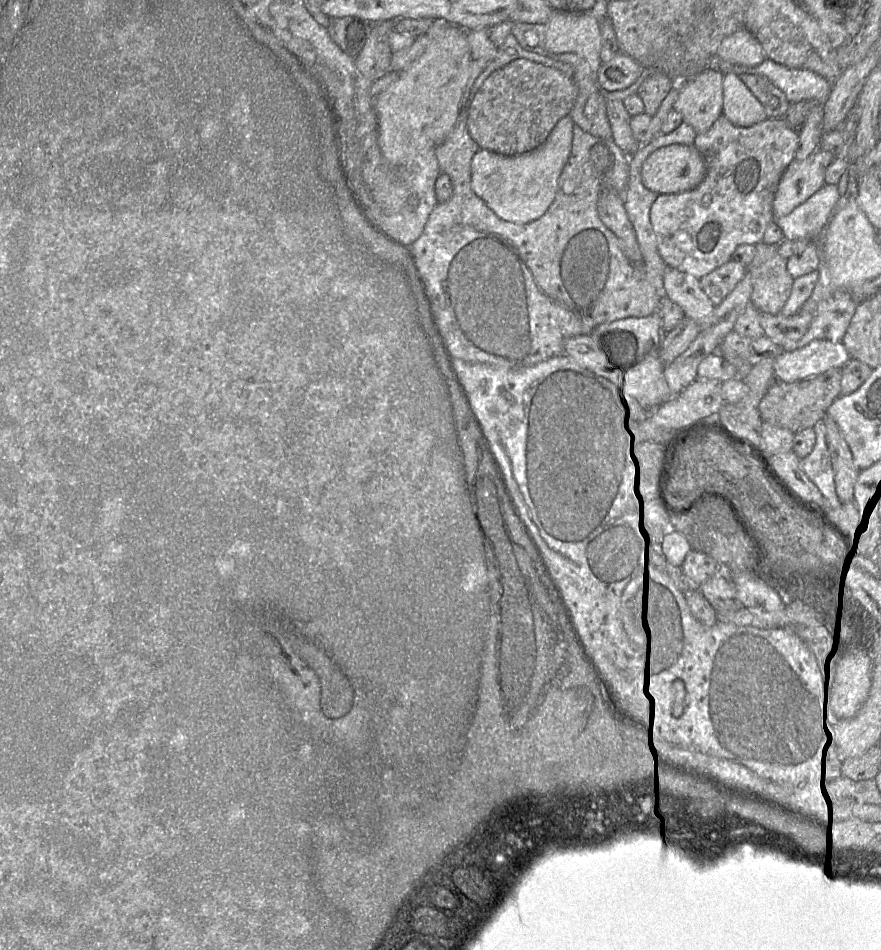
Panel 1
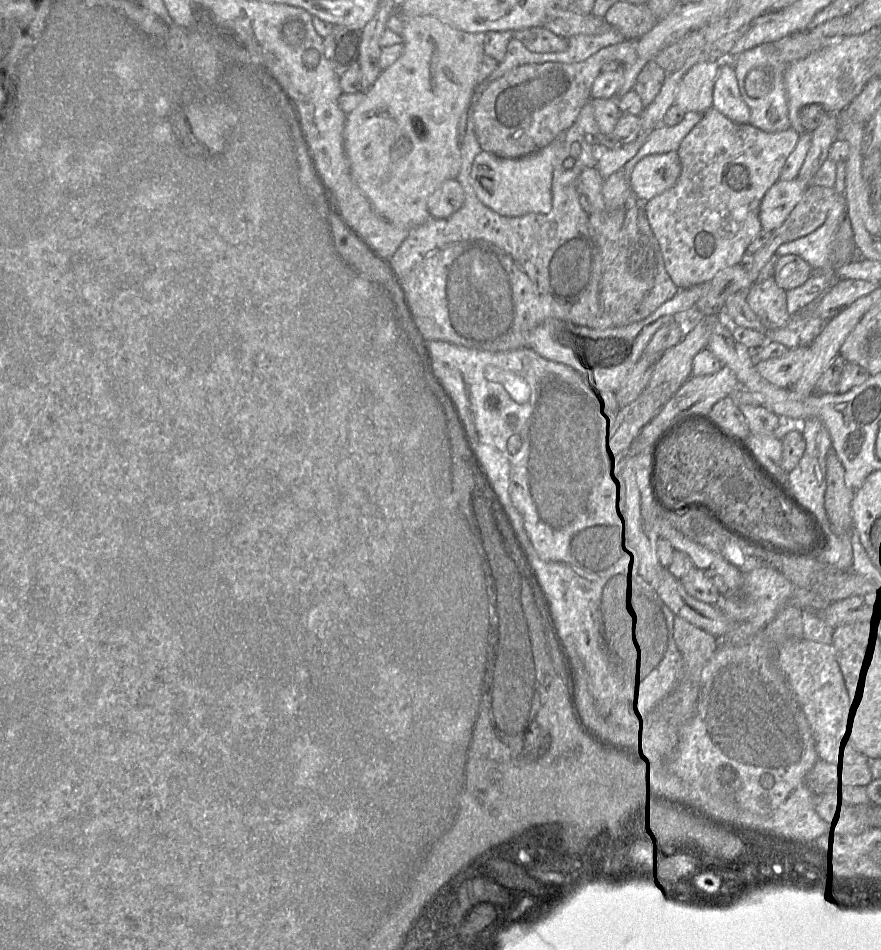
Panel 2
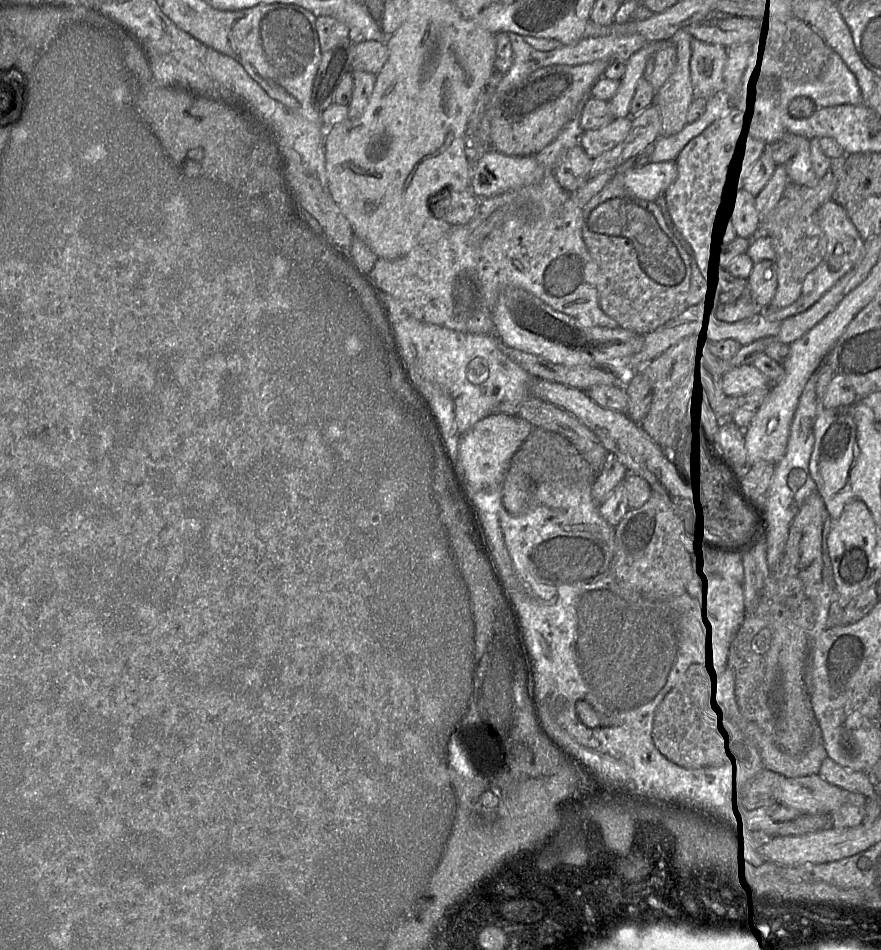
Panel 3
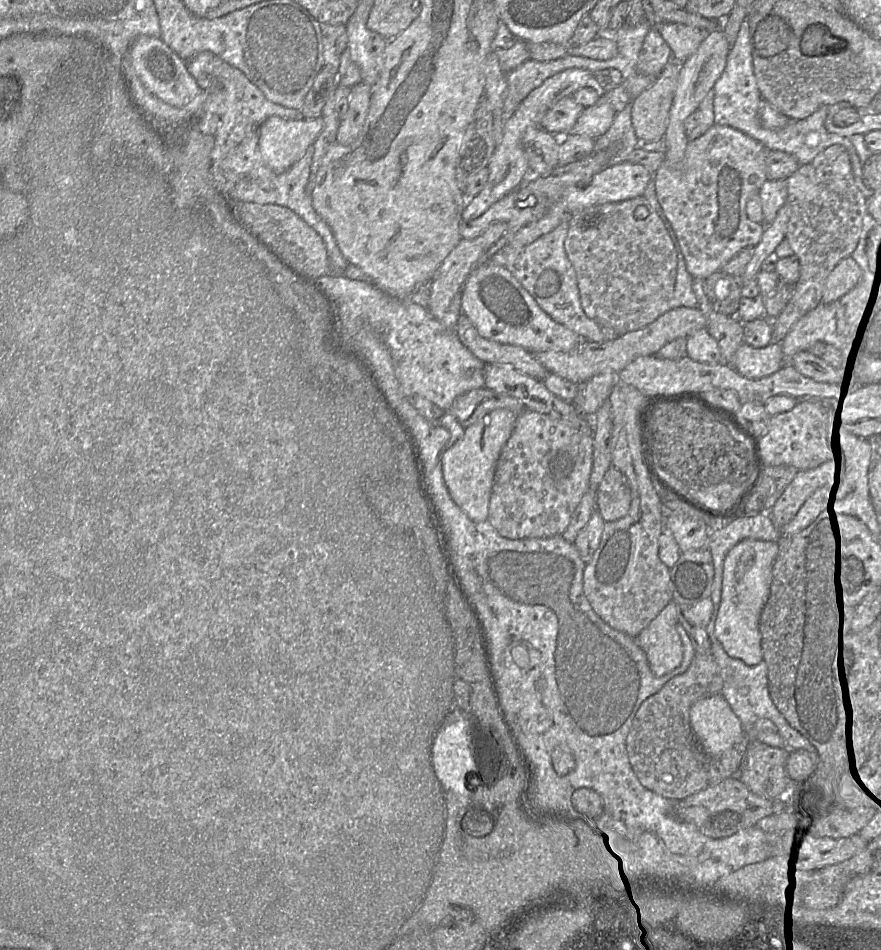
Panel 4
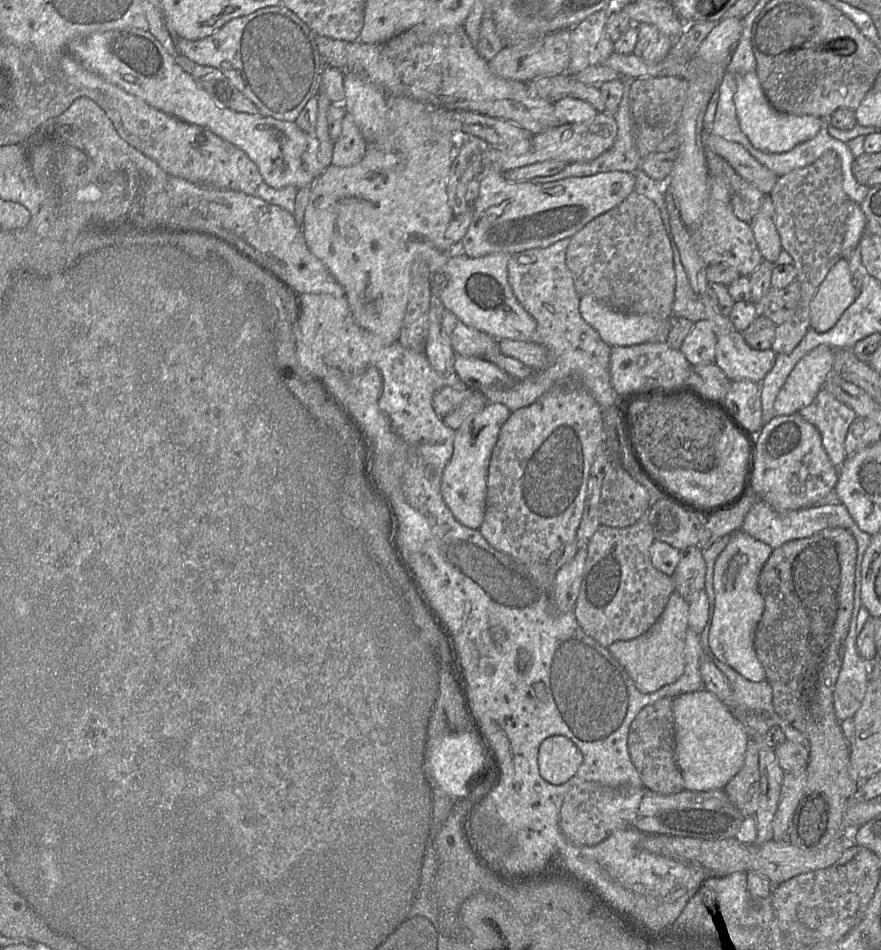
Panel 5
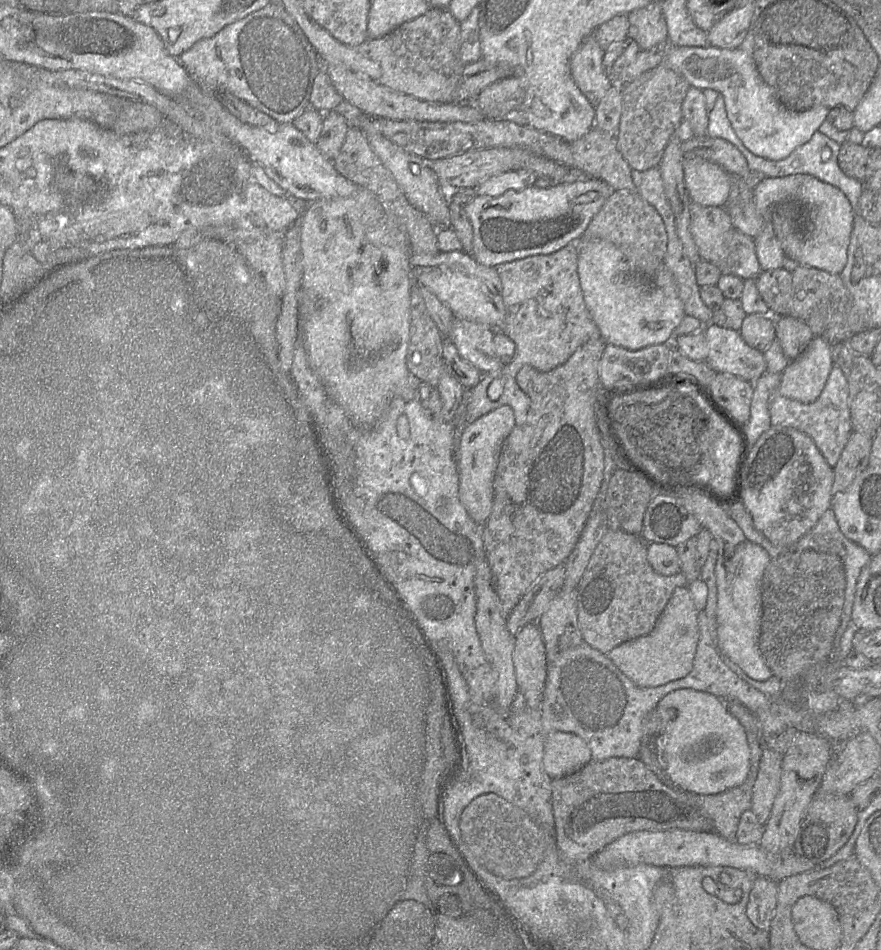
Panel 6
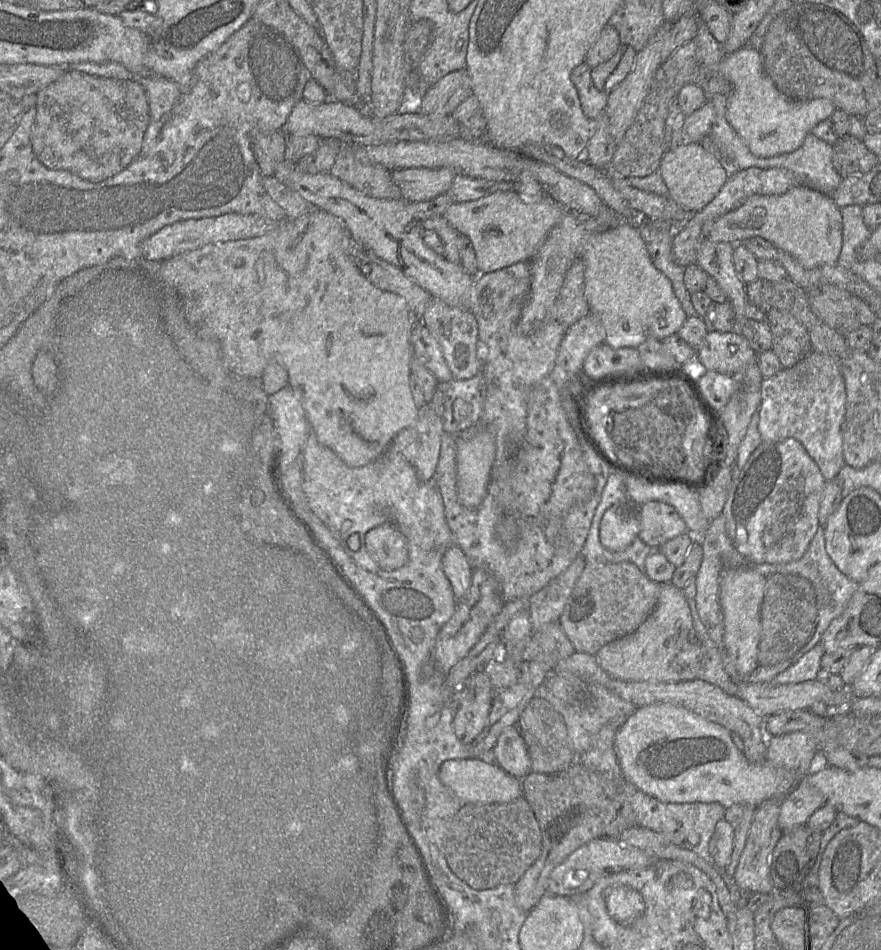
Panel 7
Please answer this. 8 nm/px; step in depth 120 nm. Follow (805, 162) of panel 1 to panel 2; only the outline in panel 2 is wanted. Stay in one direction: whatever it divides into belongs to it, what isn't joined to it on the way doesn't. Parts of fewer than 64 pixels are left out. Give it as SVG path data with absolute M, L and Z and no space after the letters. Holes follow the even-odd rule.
M795 178L777 181L765 194L759 211L762 230L773 232L780 228L802 199L810 183Z

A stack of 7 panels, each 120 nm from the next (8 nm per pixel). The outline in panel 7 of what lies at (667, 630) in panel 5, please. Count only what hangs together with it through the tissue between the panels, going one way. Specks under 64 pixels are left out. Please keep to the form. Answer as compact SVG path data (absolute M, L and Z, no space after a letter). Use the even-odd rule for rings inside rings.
M672 582L664 583L657 605L641 626L633 633L608 642L596 656L599 664L608 674L623 680L675 682L700 677L702 646L683 589Z

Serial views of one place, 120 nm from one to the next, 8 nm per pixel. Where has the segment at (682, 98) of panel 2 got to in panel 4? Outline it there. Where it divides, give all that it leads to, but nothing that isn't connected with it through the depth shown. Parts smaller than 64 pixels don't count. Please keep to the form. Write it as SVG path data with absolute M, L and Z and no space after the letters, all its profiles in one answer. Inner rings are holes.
M680 23L661 24L657 30L669 45L673 60L680 64L697 50L710 33L707 30Z

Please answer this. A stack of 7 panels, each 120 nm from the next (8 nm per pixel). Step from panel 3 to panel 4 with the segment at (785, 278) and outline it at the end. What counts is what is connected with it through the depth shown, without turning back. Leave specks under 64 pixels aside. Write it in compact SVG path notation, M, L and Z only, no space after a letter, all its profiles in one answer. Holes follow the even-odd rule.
M760 269L756 275L759 293L765 306L765 318L774 319L791 299L794 285L784 281L775 271Z

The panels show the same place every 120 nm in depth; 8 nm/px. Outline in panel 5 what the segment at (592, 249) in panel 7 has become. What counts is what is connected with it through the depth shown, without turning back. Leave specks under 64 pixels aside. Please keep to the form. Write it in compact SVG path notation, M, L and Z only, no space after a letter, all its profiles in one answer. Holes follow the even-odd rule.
M590 294L580 297L580 313L602 340L611 346L633 346L656 341L661 337L661 325L668 320L623 313Z

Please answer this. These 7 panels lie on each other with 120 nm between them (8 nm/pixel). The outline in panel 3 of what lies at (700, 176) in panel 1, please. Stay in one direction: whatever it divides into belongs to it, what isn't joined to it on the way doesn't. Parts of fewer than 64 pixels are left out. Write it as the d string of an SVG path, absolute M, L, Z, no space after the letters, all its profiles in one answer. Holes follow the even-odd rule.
M673 161L637 165L623 172L624 188L633 196L646 201L656 201L657 196L676 177Z

